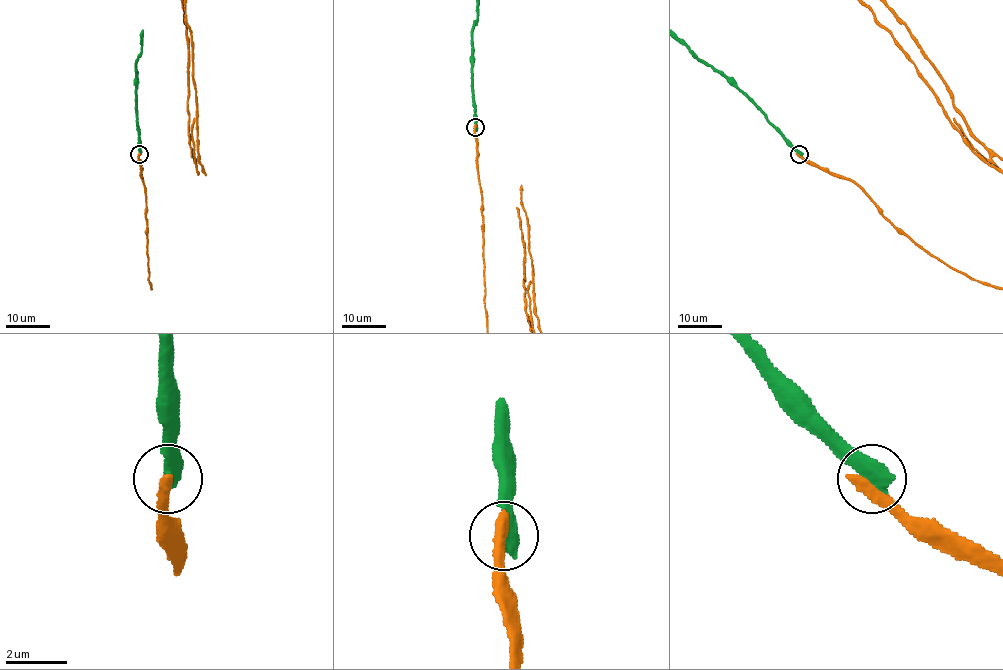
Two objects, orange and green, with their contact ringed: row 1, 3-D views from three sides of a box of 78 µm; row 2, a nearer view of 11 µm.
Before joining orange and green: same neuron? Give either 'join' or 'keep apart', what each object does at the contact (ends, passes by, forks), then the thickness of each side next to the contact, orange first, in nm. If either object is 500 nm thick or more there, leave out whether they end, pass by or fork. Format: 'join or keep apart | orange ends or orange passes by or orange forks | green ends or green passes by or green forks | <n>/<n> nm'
keep apart | 440/600 nm

